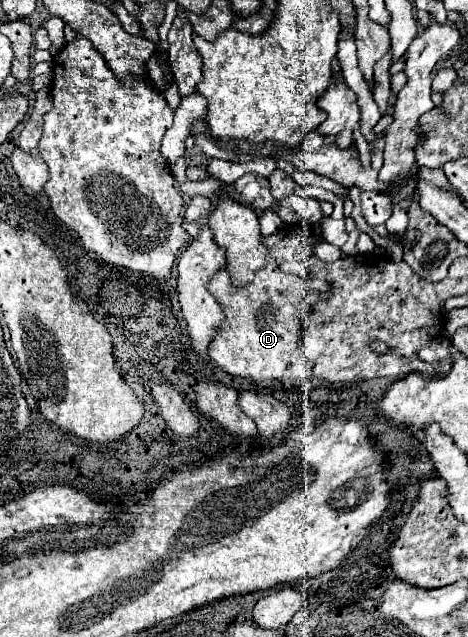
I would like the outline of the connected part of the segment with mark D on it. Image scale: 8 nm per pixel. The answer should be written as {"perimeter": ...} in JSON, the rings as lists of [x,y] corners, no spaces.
{"perimeter":[[[298,221],[294,225],[284,225],[276,235],[264,237],[264,245],[270,249],[270,263],[256,271],[250,285],[238,289],[230,283],[226,269],[208,283],[208,291],[216,297],[226,313],[226,321],[220,325],[214,341],[210,343],[210,359],[228,375],[250,377],[254,381],[282,381],[282,379],[310,379],[314,363],[308,361],[300,347],[300,333],[296,319],[312,313],[312,305],[322,299],[330,289],[326,281],[304,279],[296,275],[286,275],[276,267],[278,259],[286,255],[298,255],[300,261],[312,255],[310,243],[312,229],[308,223]]]}

